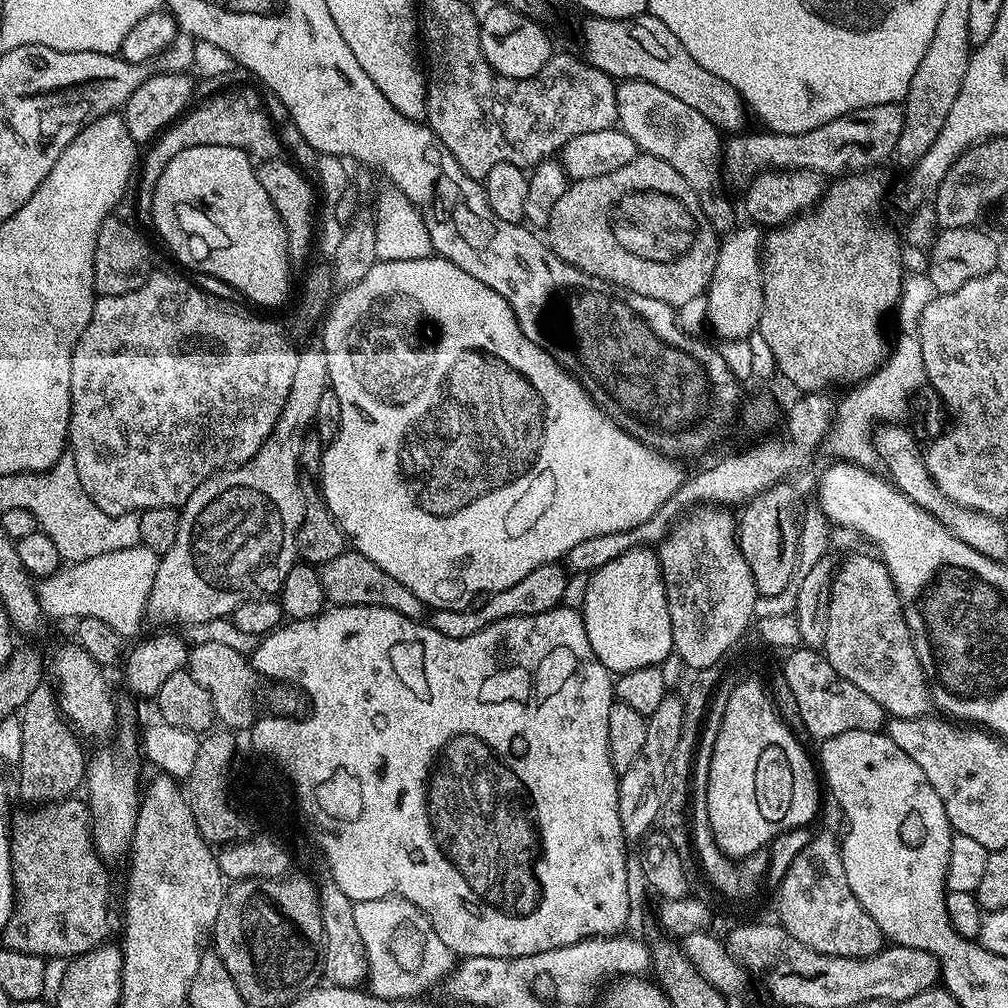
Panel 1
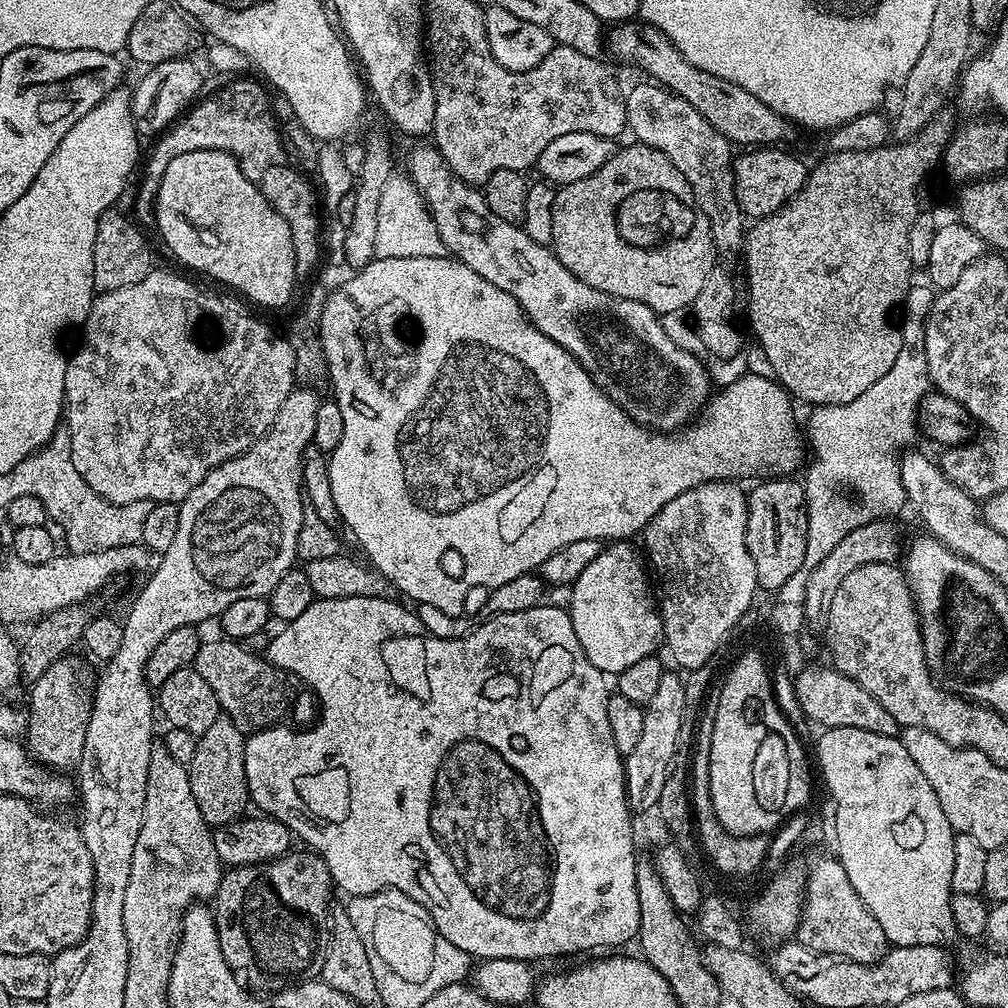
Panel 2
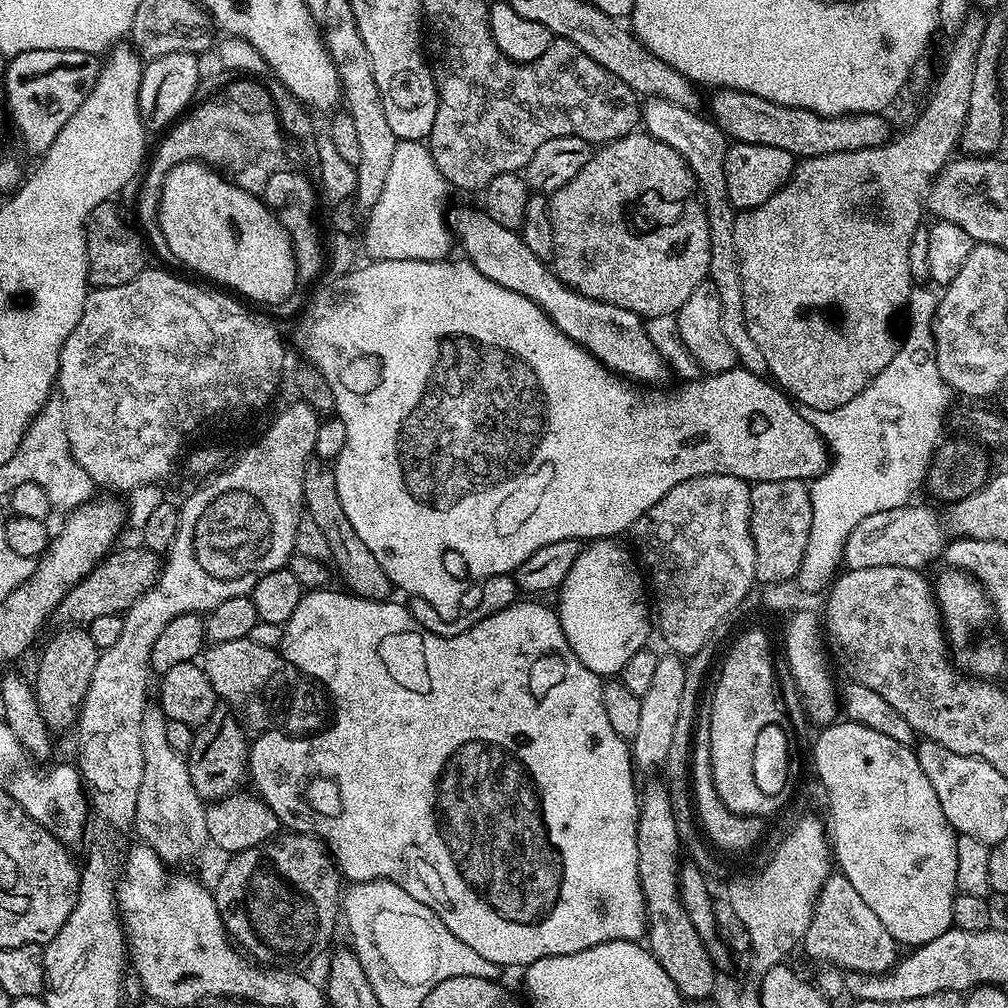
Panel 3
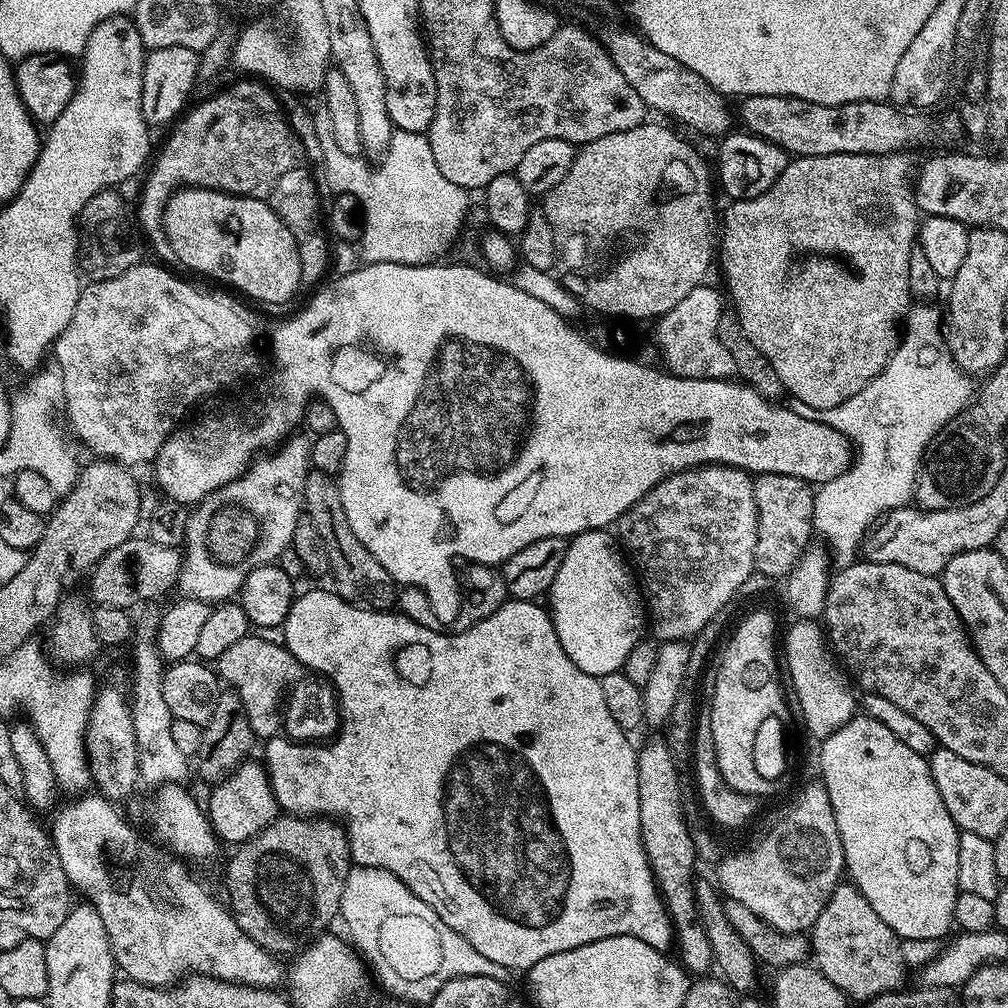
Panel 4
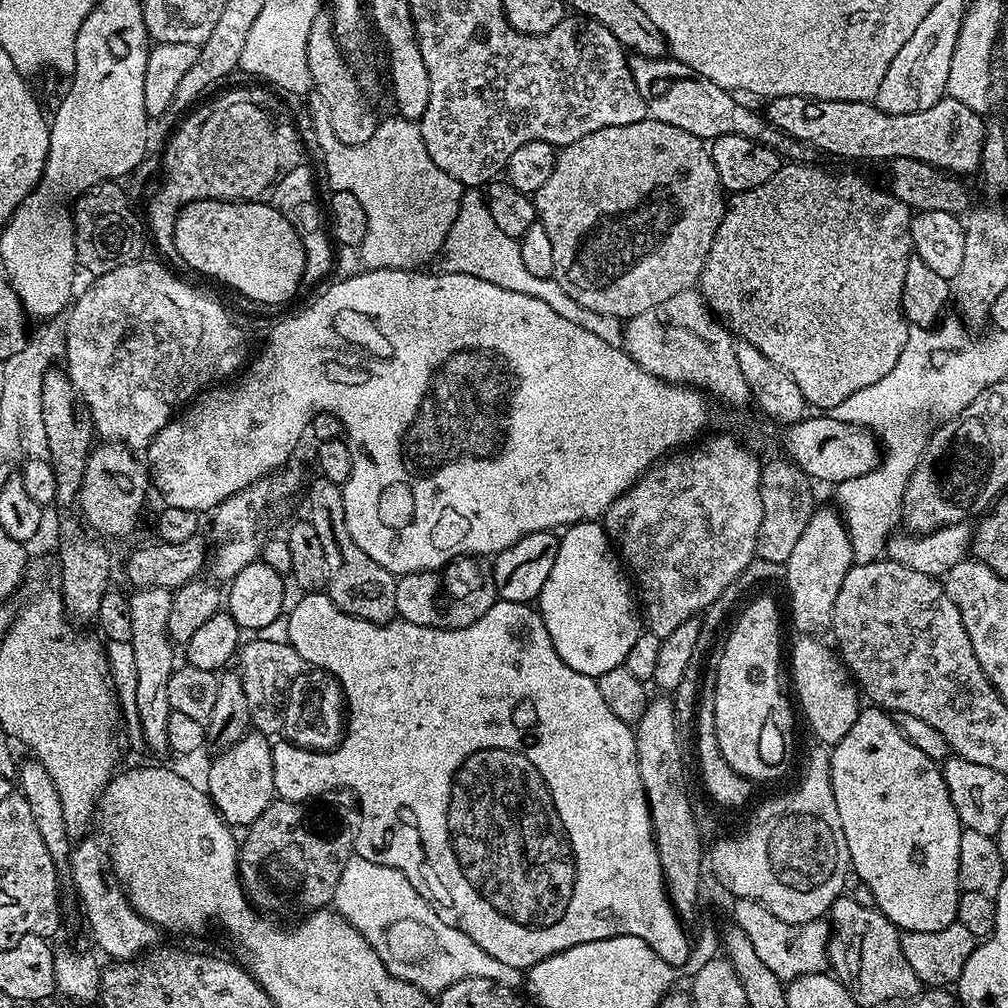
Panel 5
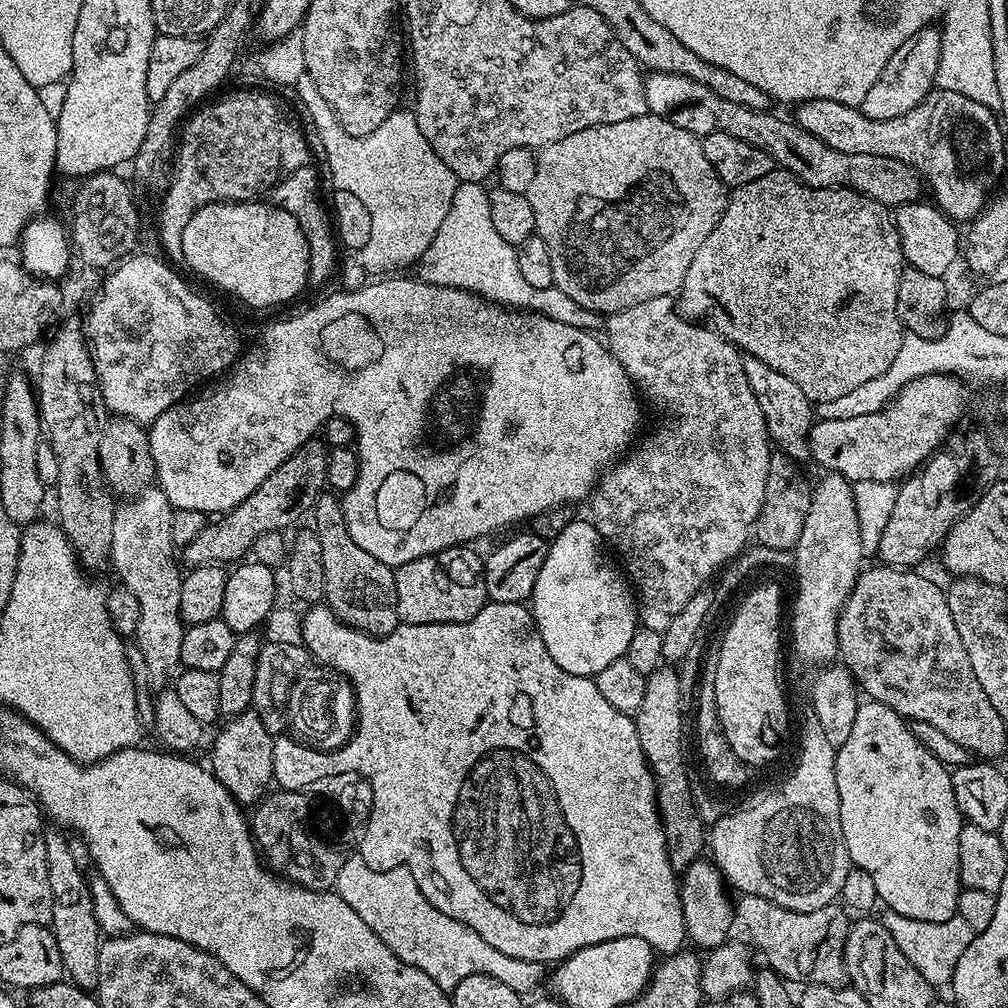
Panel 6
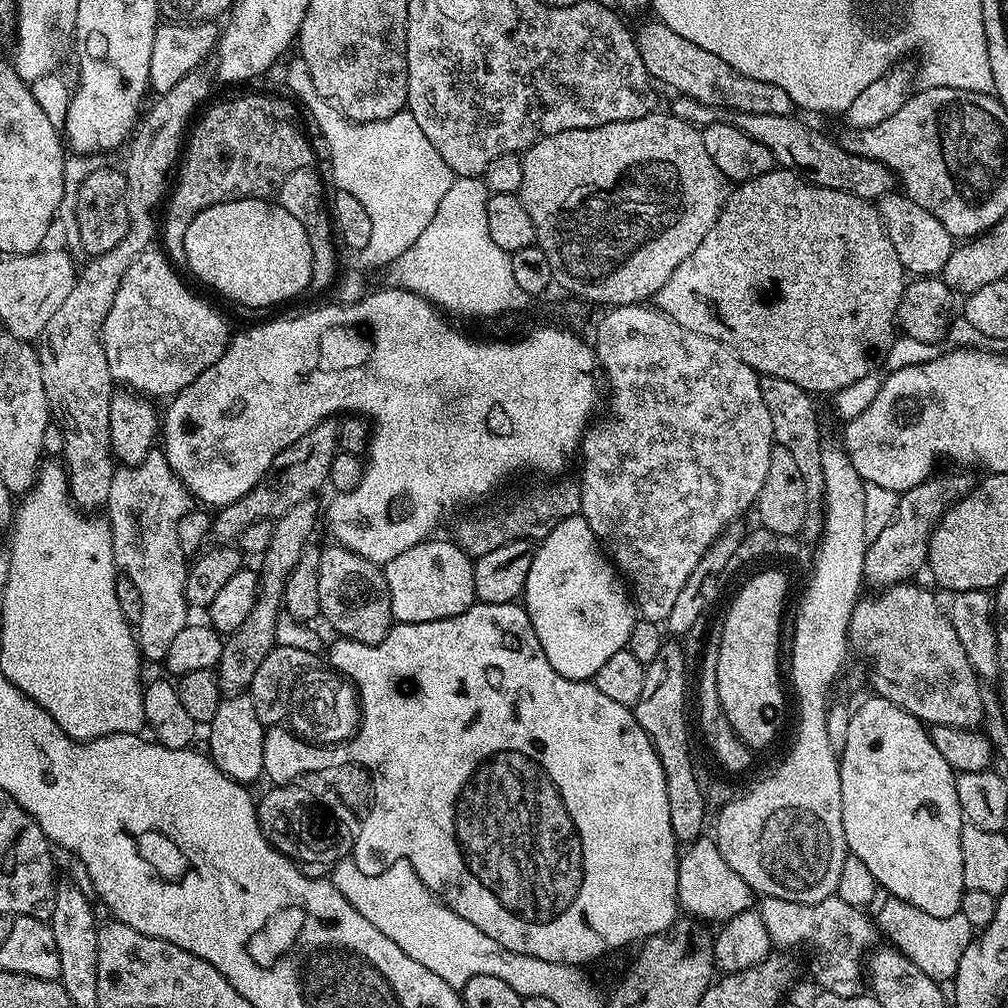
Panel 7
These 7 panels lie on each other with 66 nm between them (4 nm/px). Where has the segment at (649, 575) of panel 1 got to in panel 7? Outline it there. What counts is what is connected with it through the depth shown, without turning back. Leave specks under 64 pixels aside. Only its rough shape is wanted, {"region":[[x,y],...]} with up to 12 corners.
{"region":[[579,514],[535,549],[522,607],[546,662],[591,681],[634,601]]}

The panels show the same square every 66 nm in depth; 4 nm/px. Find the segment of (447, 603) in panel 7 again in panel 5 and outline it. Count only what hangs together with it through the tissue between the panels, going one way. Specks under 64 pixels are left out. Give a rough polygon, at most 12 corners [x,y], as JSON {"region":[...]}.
{"region":[[487,559],[443,569],[452,601],[436,605],[435,571],[396,581],[397,617],[414,626],[465,628],[498,599]]}

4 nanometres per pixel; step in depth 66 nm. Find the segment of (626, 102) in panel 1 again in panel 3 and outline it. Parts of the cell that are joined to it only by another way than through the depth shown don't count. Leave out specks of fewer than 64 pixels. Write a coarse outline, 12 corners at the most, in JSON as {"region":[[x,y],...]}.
{"region":[[649,99],[642,128],[683,158],[710,230],[707,279],[739,367],[768,372],[744,321],[738,210],[724,131],[678,102]]}

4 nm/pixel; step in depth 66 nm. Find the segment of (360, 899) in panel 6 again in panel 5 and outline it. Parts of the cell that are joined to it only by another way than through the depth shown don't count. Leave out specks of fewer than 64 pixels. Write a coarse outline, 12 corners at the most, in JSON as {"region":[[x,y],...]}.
{"region":[[353,854],[334,908],[429,994],[521,969],[446,926],[402,870]]}

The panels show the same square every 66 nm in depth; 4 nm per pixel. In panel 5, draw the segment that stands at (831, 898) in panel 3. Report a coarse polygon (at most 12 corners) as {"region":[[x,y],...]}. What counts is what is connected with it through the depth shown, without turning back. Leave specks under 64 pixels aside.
{"region":[[843,894],[827,967],[861,1005],[903,1002],[922,983],[901,929]]}

